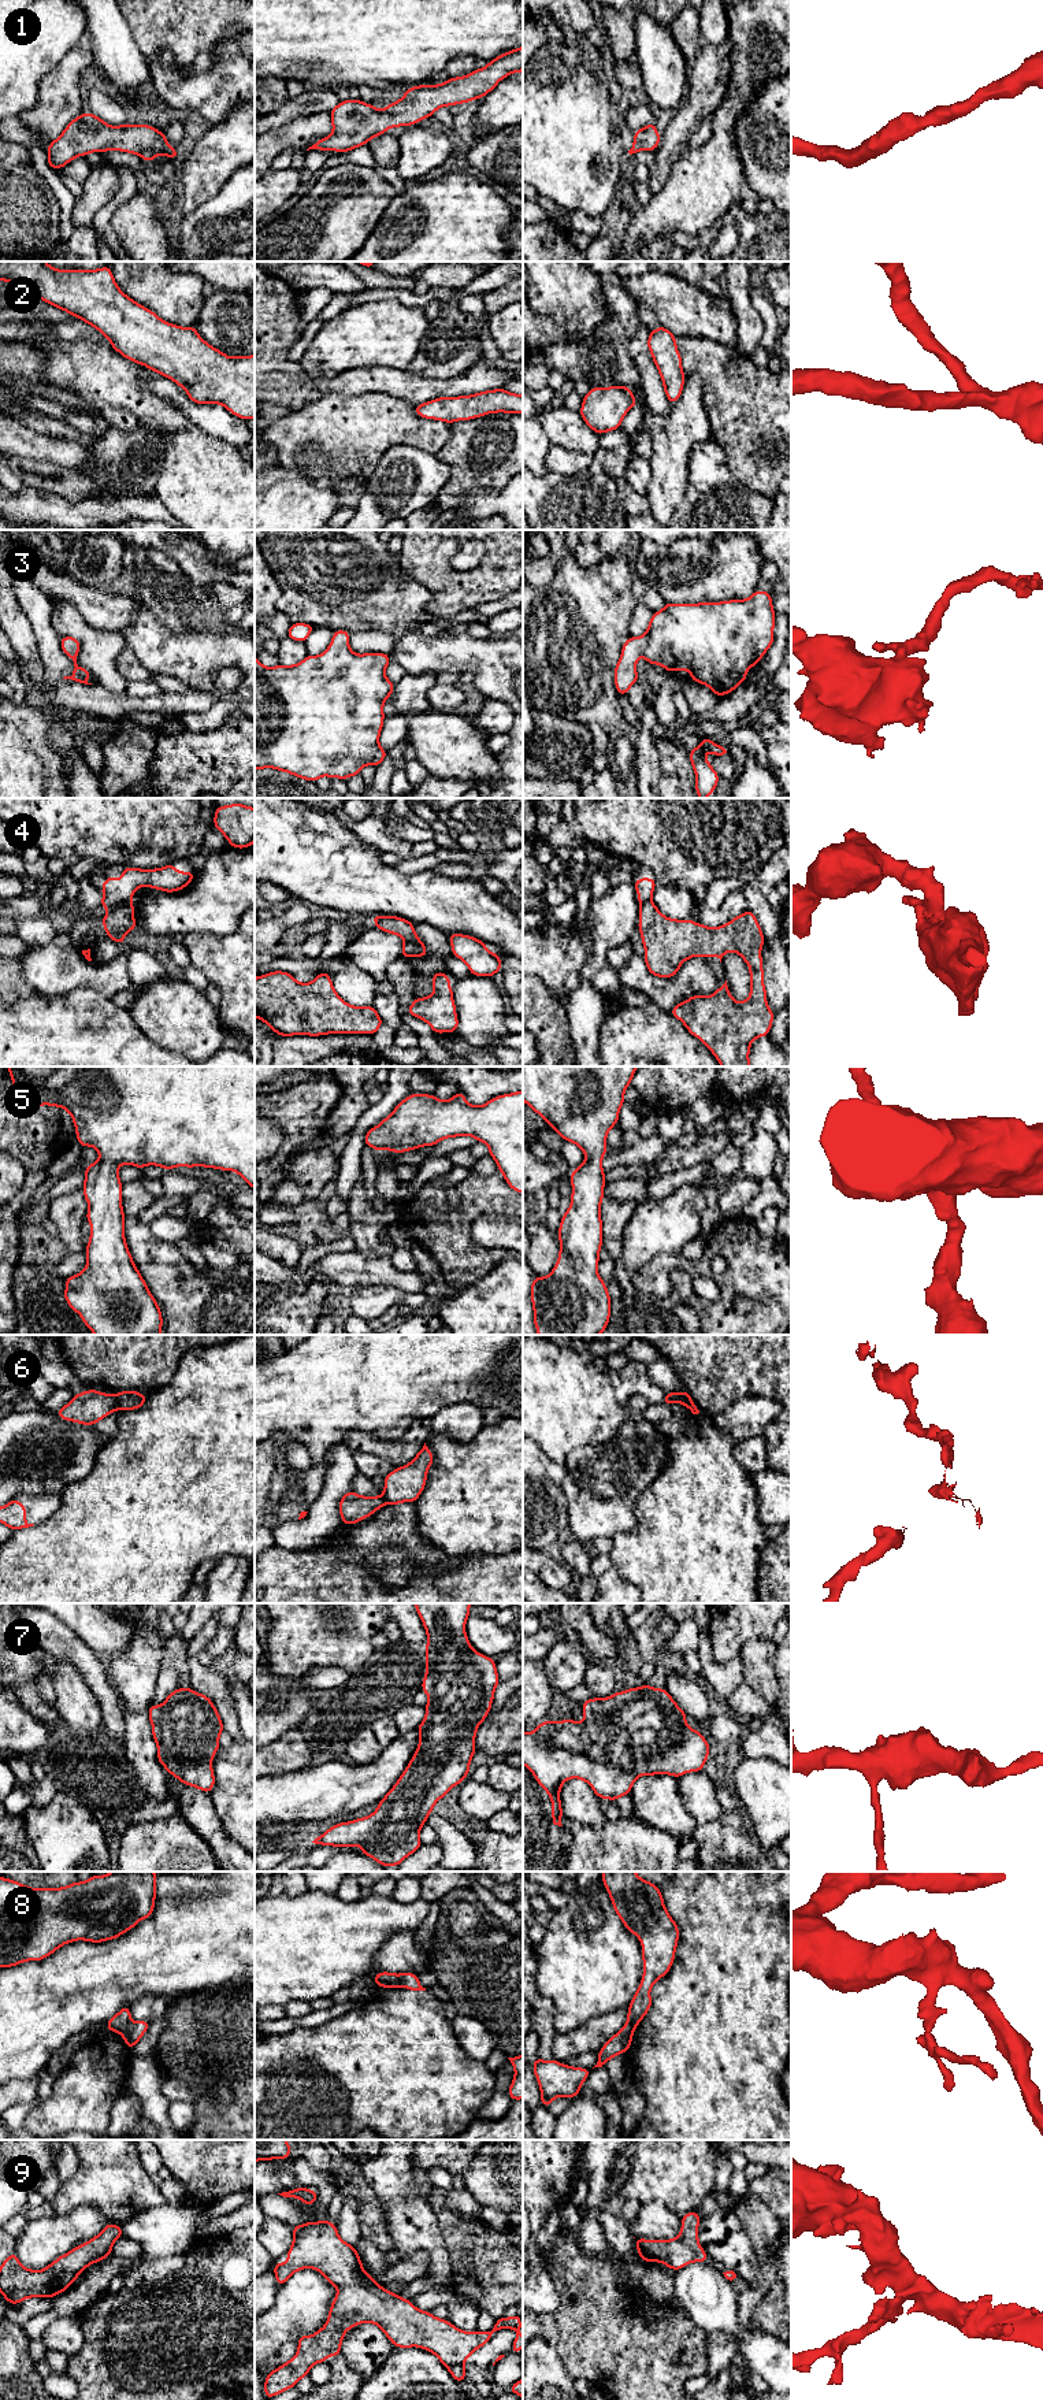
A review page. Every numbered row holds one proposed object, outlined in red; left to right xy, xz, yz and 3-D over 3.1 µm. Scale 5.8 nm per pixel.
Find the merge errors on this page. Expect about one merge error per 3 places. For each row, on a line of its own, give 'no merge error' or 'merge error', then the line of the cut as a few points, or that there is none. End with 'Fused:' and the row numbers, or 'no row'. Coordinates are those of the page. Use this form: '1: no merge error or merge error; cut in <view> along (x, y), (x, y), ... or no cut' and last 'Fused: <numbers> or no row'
1: no merge error; no cut
2: no merge error; no cut
3: no merge error; no cut
4: merge error; cut in xy along (129, 900), (121, 901), (110, 909)
5: no merge error; no cut
6: merge error; cut in xy along (114, 1395), (118, 1409)
7: no merge error; no cut
8: merge error; cut in xy along (130, 2021), (121, 2033)
9: no merge error; no cut
Fused: 4, 6, 8

